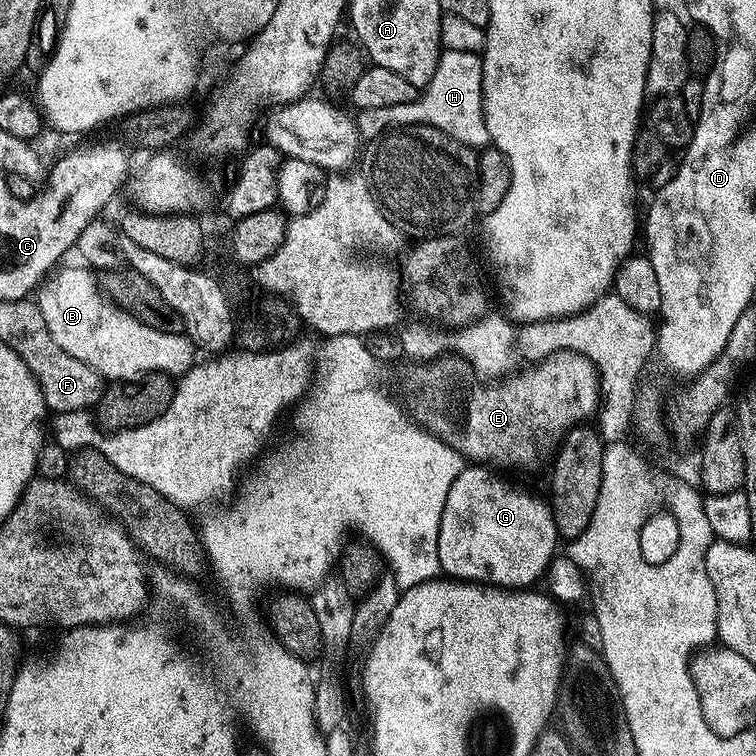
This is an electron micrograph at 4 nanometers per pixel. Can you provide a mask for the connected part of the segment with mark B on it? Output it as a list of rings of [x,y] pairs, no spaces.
[[[63,265],[55,269],[40,285],[36,292],[39,313],[46,322],[47,332],[62,347],[66,354],[85,362],[91,369],[110,382],[124,383],[137,380],[148,372],[162,372],[178,378],[189,371],[196,362],[196,347],[187,335],[164,334],[138,322],[128,312],[124,312],[101,293],[95,275],[84,266]]]

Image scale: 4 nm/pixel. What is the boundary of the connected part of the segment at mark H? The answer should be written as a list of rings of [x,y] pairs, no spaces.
[[[443,49],[434,76],[415,99],[397,106],[361,108],[355,113],[357,137],[371,142],[385,131],[412,124],[432,125],[443,133],[448,131],[444,124],[480,124],[480,132],[489,132],[481,92],[483,65],[483,57],[479,53]]]

